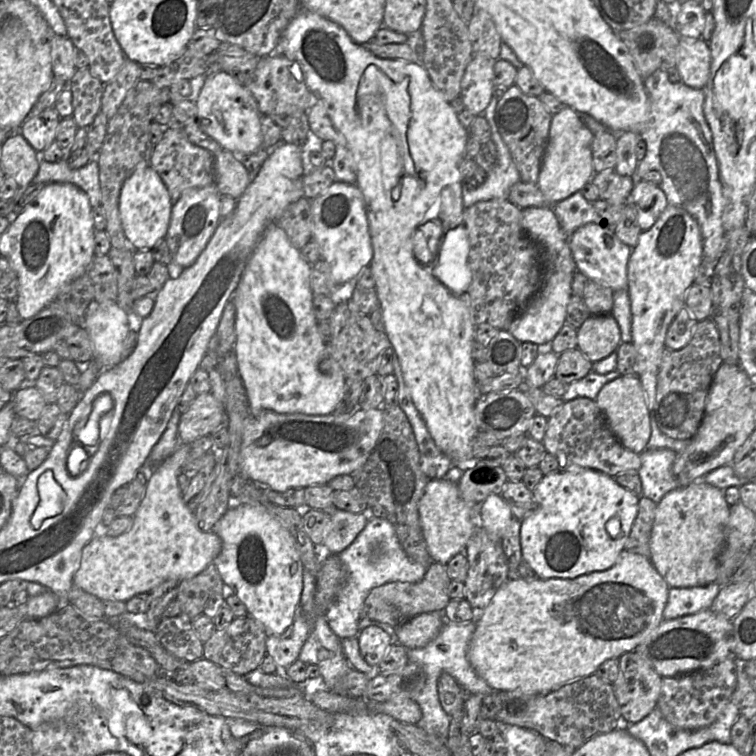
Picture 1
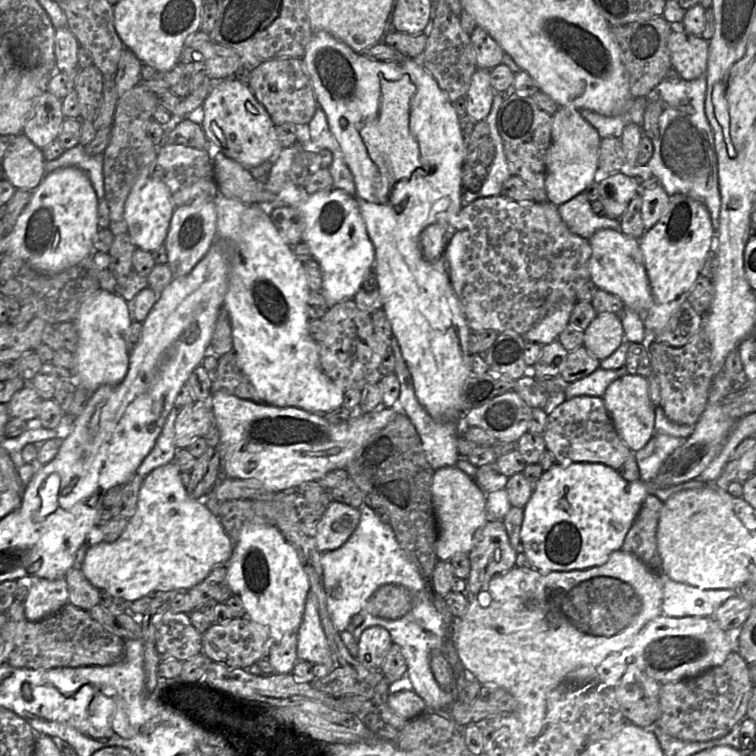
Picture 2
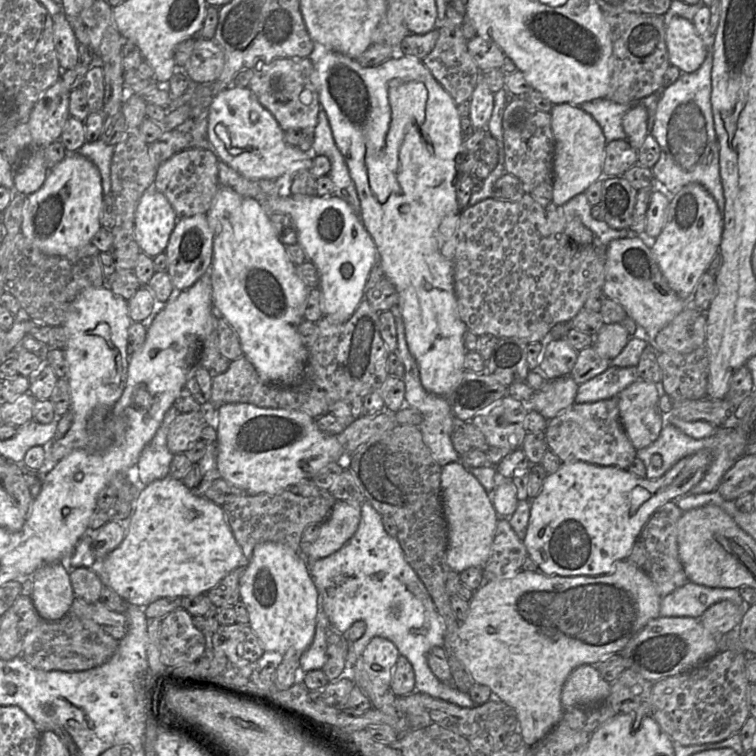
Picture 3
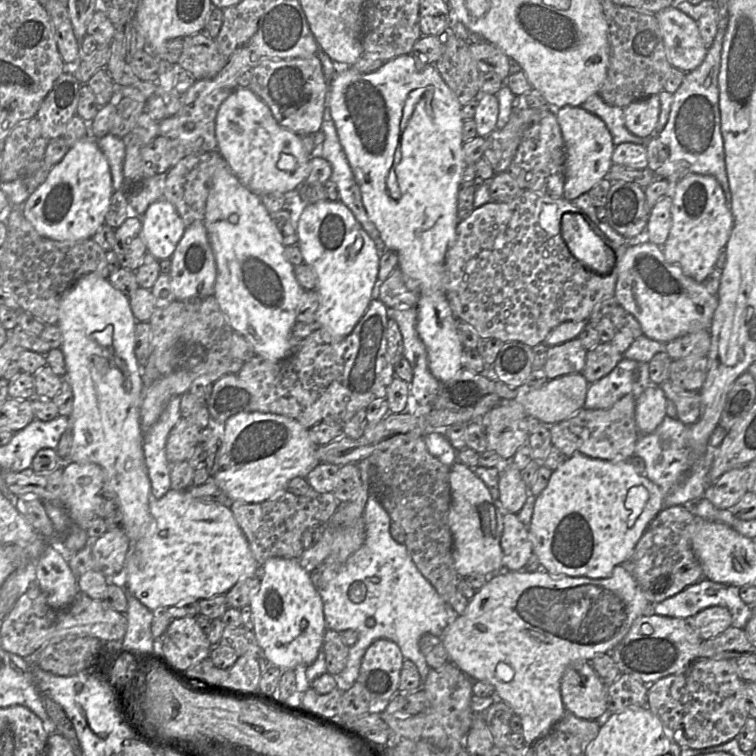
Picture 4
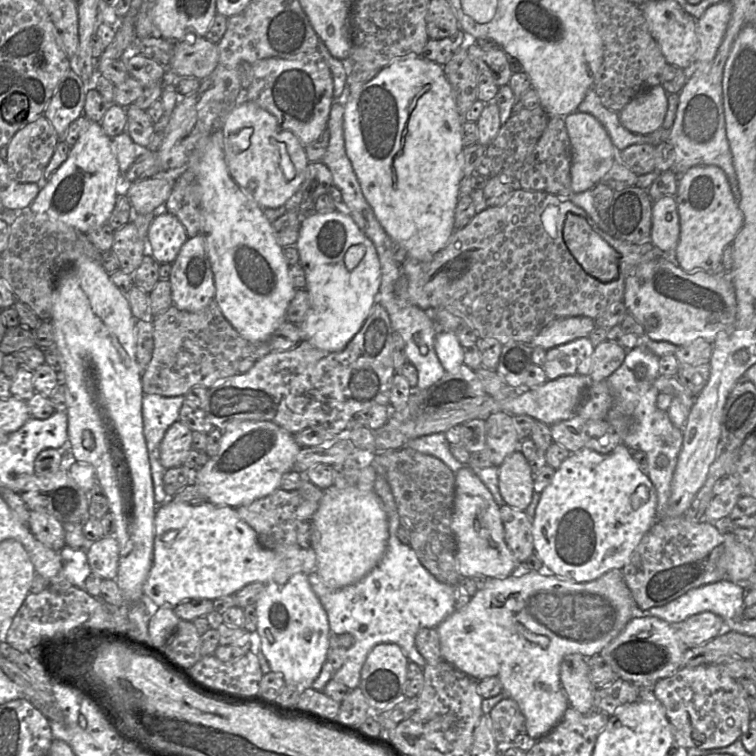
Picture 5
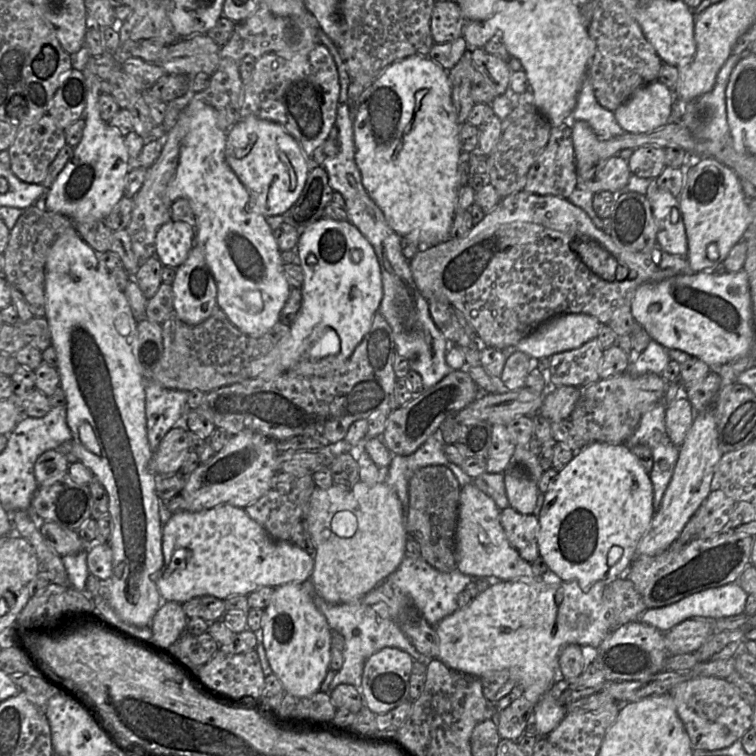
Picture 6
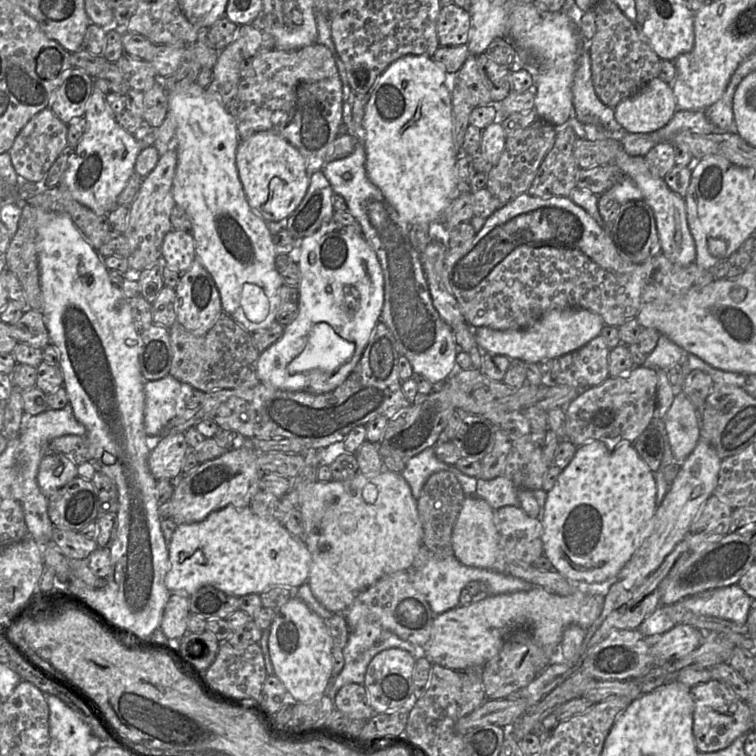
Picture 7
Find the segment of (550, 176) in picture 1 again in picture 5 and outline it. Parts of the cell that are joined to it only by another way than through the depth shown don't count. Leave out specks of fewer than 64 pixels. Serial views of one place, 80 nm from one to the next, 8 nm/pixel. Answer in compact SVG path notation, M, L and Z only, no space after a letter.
M575 111L564 117L571 146L571 188L573 194L592 189L610 170L618 151L603 127L592 115Z

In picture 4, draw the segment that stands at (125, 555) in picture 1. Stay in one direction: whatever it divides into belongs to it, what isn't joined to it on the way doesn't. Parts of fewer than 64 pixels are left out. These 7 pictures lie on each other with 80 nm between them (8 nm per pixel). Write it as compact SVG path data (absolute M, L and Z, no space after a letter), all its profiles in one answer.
M170 489L161 498L154 498L151 494L149 512L151 519L145 533L137 541L133 543L130 542L130 548L126 556L123 578L125 581L125 587L128 591L151 611L166 610L166 608L176 605L185 598L197 598L202 600L209 599L220 594L225 595L242 578L259 575L260 566L254 559L247 539L238 526L228 503L200 501L190 497L184 491Z

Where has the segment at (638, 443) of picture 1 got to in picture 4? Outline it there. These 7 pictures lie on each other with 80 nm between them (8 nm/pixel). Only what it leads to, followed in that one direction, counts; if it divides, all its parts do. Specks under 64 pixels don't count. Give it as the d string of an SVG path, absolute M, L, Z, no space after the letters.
M648 387L636 400L635 420L639 434L653 432L666 416L667 397L659 387Z

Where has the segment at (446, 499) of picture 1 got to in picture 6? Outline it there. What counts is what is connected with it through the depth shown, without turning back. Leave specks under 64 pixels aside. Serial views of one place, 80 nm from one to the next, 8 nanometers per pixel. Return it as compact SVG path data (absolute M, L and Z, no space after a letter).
M474 483L461 487L455 532L456 569L468 576L485 577L492 580L529 581L540 578L541 575L536 575L532 570L531 564L523 560L508 542L500 523L500 511L494 500L477 488Z

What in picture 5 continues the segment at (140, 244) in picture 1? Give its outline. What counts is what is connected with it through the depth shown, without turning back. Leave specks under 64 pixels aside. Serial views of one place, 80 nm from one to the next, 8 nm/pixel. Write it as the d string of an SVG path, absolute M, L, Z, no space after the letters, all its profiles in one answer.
M161 209L155 213L148 229L146 237L148 254L159 264L172 264L188 238L178 218Z

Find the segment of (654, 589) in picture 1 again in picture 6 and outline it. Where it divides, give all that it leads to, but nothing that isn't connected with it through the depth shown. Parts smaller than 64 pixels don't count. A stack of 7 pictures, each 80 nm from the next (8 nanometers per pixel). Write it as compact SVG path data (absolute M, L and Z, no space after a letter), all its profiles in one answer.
M549 570L536 580L494 580L467 606L457 609L435 626L439 639L437 658L455 671L478 678L488 672L508 670L517 686L524 691L525 697L536 703L531 715L531 728L527 732L537 737L545 736L556 728L567 713L566 706L558 703L548 692L561 679L558 677L558 658L562 648L568 644L576 644L592 652L612 631L603 601L607 584L606 581L598 581L584 592L578 583L562 581Z

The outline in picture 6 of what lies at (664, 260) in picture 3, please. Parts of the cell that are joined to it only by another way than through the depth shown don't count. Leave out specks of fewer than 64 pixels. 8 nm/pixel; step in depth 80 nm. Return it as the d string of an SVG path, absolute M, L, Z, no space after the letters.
M713 157L695 158L691 165L687 166L684 185L678 201L688 242L686 259L694 273L723 263L732 247L743 240L748 228L753 223L753 213L743 191L741 179L731 168Z

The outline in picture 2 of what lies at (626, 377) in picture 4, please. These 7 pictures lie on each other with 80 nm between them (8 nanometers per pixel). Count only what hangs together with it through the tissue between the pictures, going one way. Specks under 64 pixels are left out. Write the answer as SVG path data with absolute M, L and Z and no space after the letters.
M625 366L614 370L598 368L583 379L565 384L565 401L577 396L603 397L610 384L627 374Z

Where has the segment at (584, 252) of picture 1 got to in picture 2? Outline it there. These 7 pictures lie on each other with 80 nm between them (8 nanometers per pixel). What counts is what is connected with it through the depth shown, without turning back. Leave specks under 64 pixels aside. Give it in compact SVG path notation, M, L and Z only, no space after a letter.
M601 229L588 241L592 249L588 269L590 279L597 289L616 295L622 300L625 308L632 309L641 316L645 315L653 305L653 296L639 240L620 231Z

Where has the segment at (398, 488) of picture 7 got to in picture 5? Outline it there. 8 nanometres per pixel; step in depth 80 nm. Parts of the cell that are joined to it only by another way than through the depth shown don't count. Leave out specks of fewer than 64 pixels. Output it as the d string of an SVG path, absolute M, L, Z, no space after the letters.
M357 486L325 489L310 523L311 548L317 557L316 571L331 589L350 586L363 579L378 565L386 551L388 517L374 491L362 491Z

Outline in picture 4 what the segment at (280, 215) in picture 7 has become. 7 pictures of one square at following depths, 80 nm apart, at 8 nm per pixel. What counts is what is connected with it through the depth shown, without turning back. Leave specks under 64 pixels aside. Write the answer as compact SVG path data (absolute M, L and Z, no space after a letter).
M237 88L219 107L215 134L218 151L240 183L255 194L286 193L298 187L310 173L311 159L305 153L298 134L281 127L270 108L251 90Z

